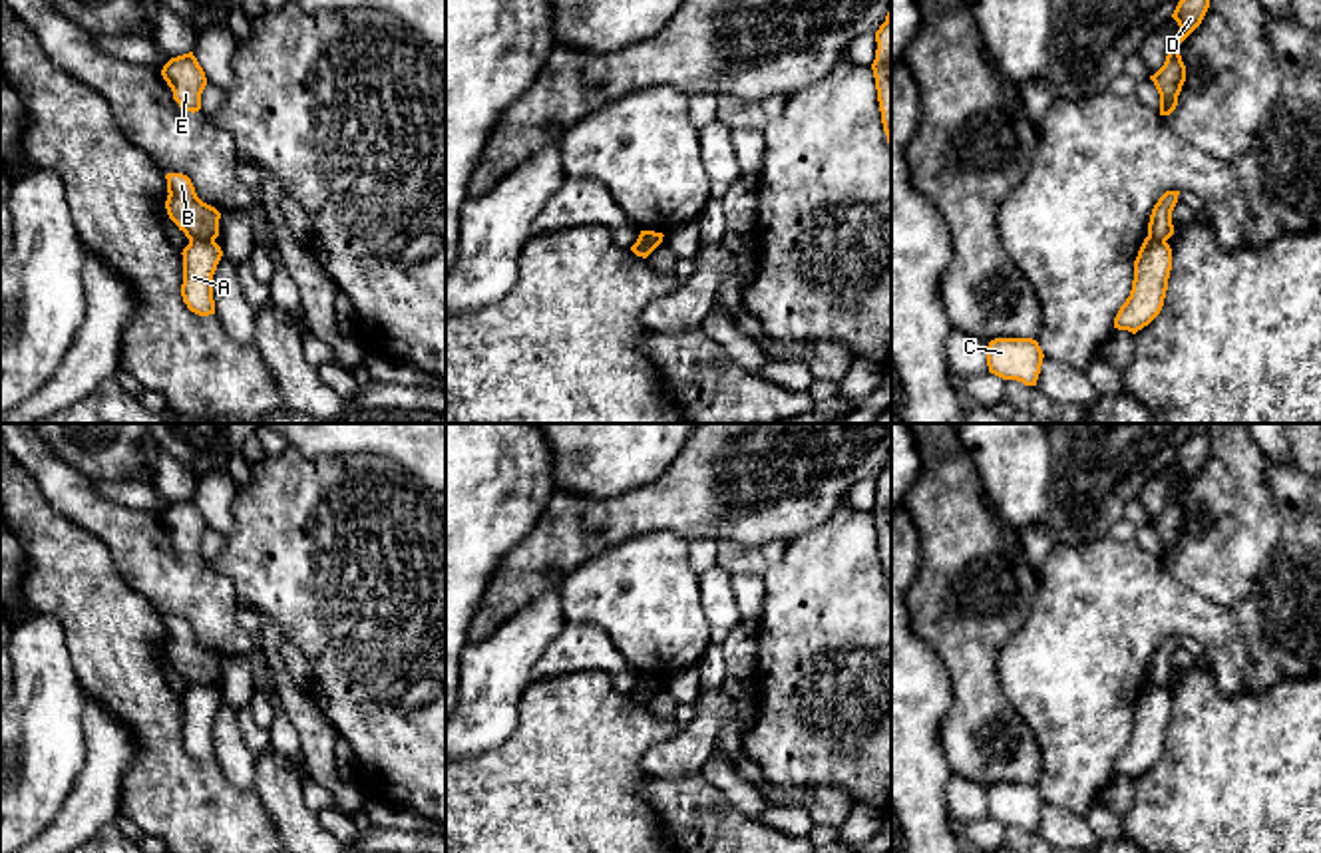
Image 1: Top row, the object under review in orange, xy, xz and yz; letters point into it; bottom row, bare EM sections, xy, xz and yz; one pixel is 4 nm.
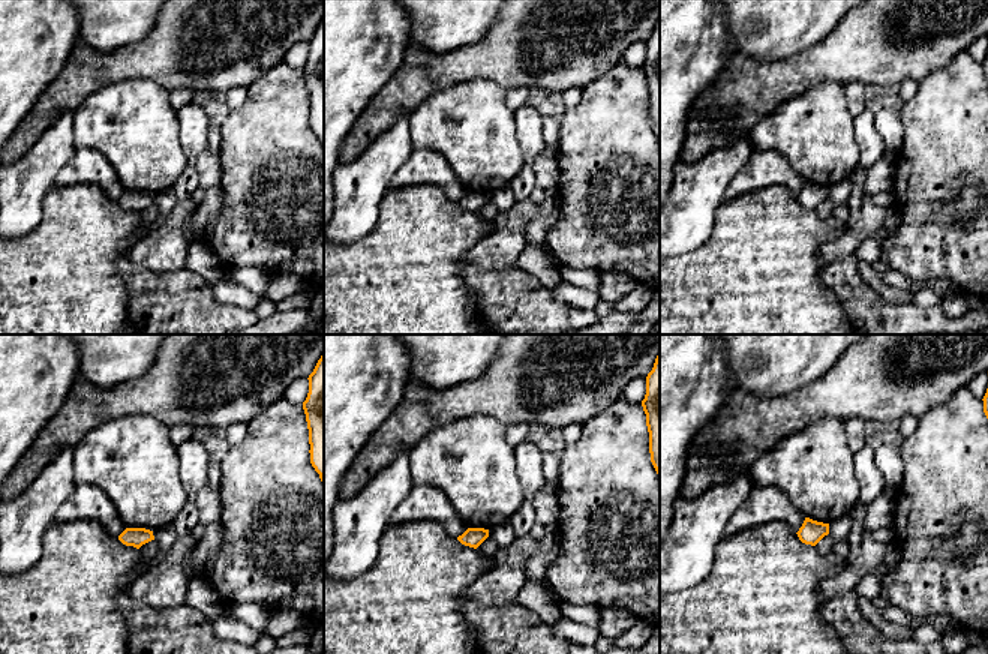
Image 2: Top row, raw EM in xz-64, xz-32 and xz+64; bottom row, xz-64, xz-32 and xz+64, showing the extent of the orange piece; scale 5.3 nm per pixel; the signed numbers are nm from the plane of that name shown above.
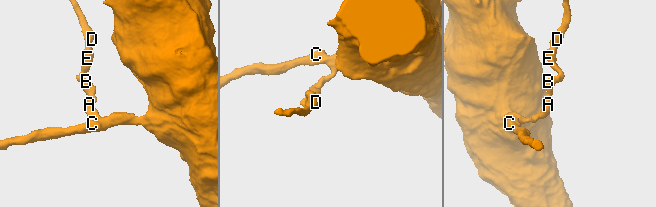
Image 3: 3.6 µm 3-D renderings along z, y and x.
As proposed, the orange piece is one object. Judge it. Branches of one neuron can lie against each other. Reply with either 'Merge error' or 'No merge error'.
Merge error

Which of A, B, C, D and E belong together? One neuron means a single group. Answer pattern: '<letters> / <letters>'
A C / B D E

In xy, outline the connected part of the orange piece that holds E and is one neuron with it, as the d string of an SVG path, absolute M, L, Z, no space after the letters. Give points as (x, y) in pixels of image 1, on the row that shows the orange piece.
M193 52L171 58L163 66L161 76L183 111L195 113L201 109L201 93L207 78Z

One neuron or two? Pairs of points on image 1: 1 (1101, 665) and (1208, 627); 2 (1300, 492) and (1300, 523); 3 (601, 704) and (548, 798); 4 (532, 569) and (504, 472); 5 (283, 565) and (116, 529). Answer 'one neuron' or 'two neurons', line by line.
1: one neuron
2: one neuron
3: one neuron
4: two neurons
5: two neurons

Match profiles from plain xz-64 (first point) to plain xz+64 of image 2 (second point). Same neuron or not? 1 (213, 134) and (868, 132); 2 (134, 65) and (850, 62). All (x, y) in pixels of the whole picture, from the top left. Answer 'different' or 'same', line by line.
1: different
2: same

